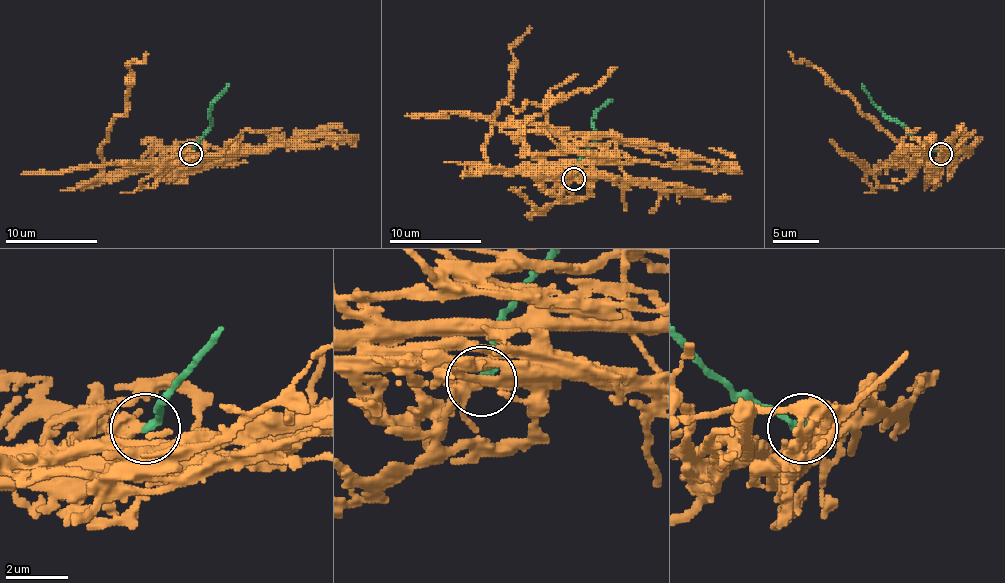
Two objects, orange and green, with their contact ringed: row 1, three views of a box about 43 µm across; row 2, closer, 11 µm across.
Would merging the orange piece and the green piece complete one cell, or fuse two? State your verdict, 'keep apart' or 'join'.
keep apart

